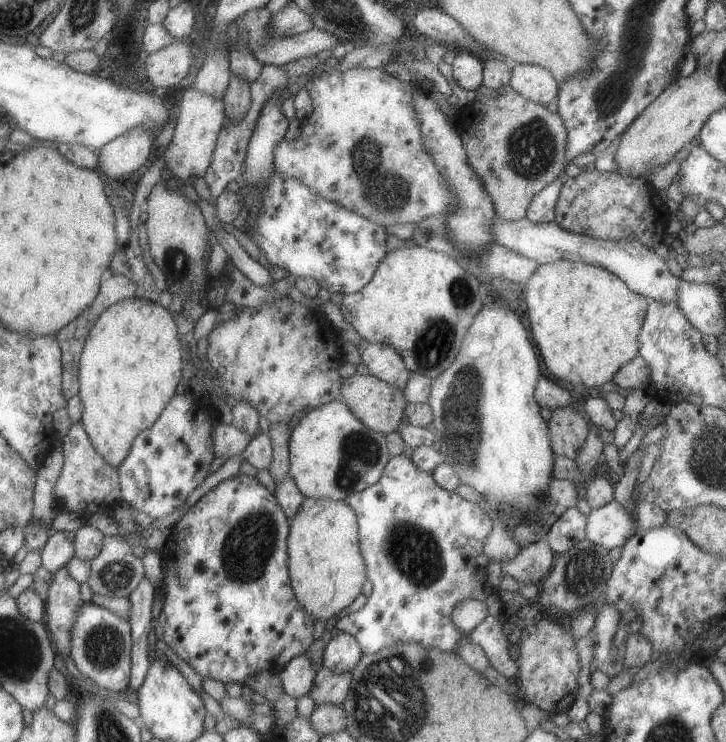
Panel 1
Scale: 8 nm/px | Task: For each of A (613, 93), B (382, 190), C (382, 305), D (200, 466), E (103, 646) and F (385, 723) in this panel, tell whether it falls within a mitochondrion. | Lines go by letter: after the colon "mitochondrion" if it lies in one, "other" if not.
A: mitochondrion
B: mitochondrion
C: other
D: other
E: mitochondrion
F: mitochondrion

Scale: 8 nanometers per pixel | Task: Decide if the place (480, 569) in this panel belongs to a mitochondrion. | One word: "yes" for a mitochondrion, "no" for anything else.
no

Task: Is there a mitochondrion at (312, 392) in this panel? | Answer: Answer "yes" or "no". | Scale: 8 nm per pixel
no

